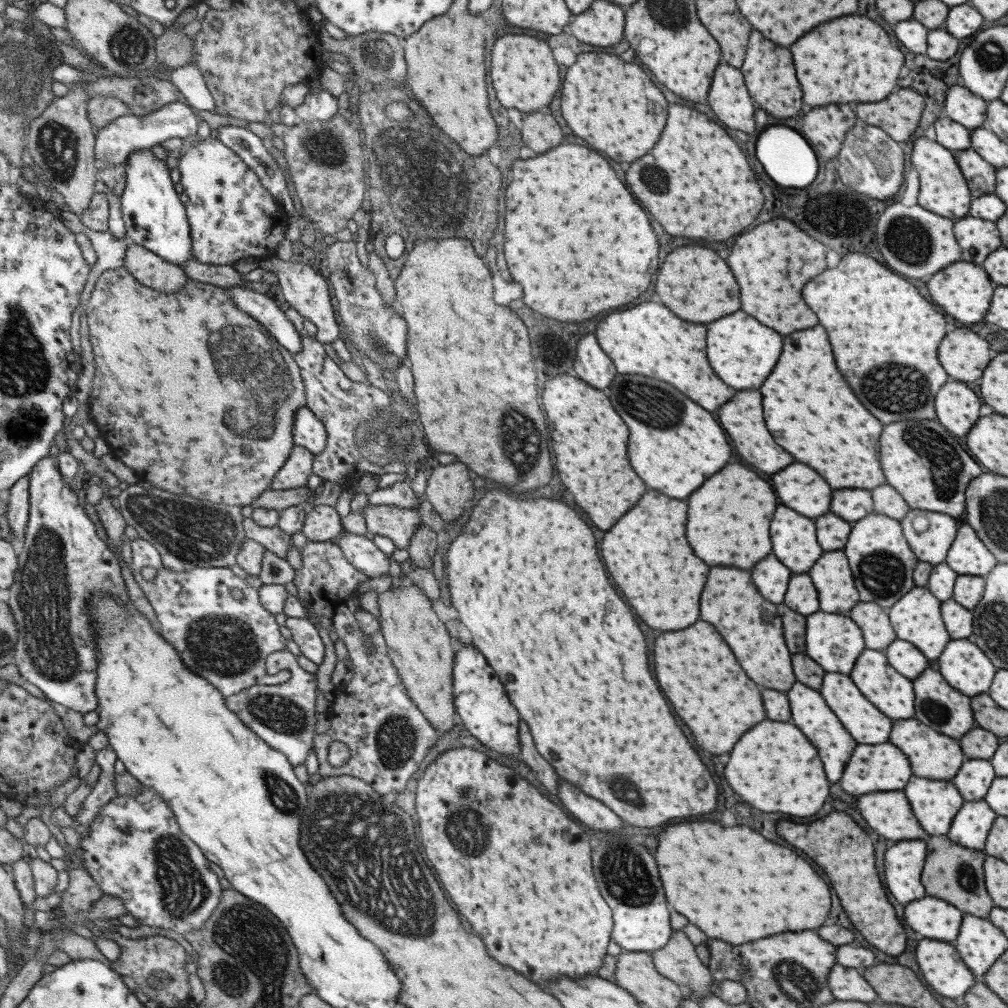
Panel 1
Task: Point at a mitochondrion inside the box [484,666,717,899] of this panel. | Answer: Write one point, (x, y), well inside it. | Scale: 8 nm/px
(624, 789)

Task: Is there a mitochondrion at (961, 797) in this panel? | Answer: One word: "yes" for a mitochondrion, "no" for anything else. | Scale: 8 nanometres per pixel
no

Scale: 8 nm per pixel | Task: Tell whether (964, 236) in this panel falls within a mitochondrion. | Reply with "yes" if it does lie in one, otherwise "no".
no

